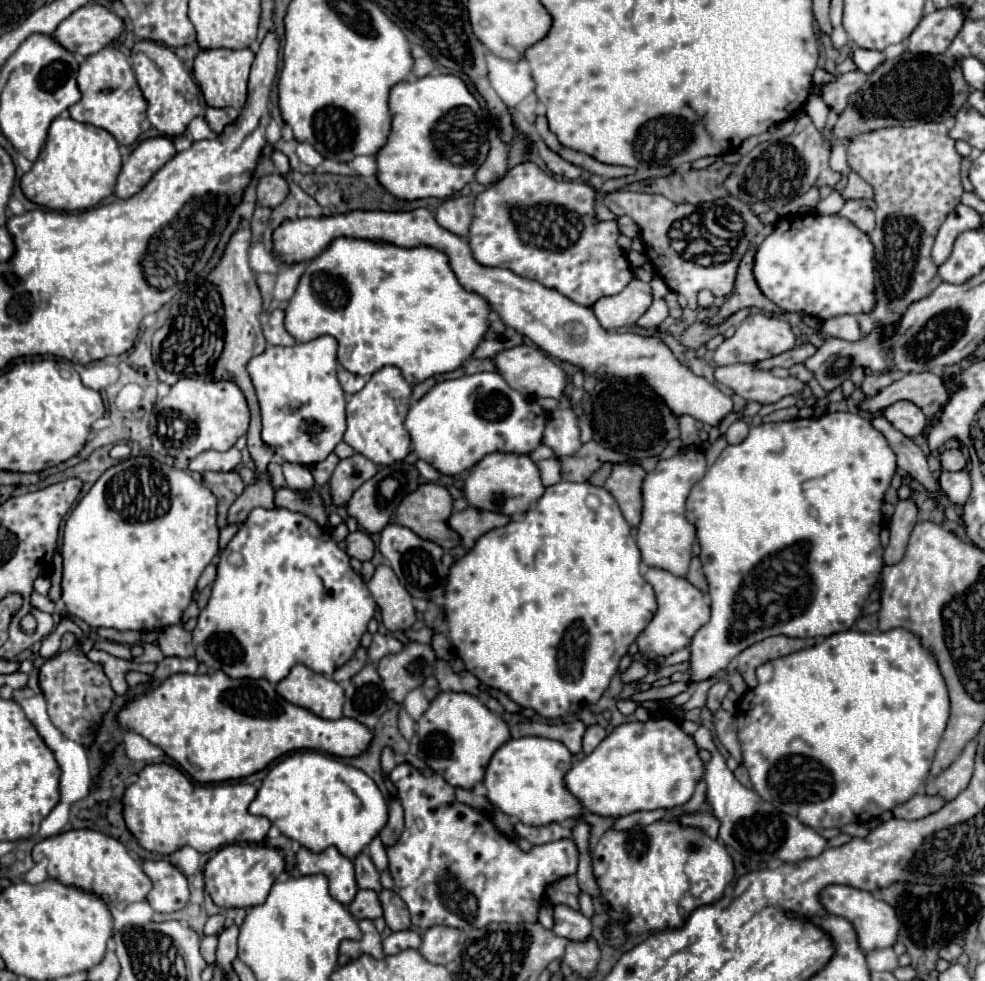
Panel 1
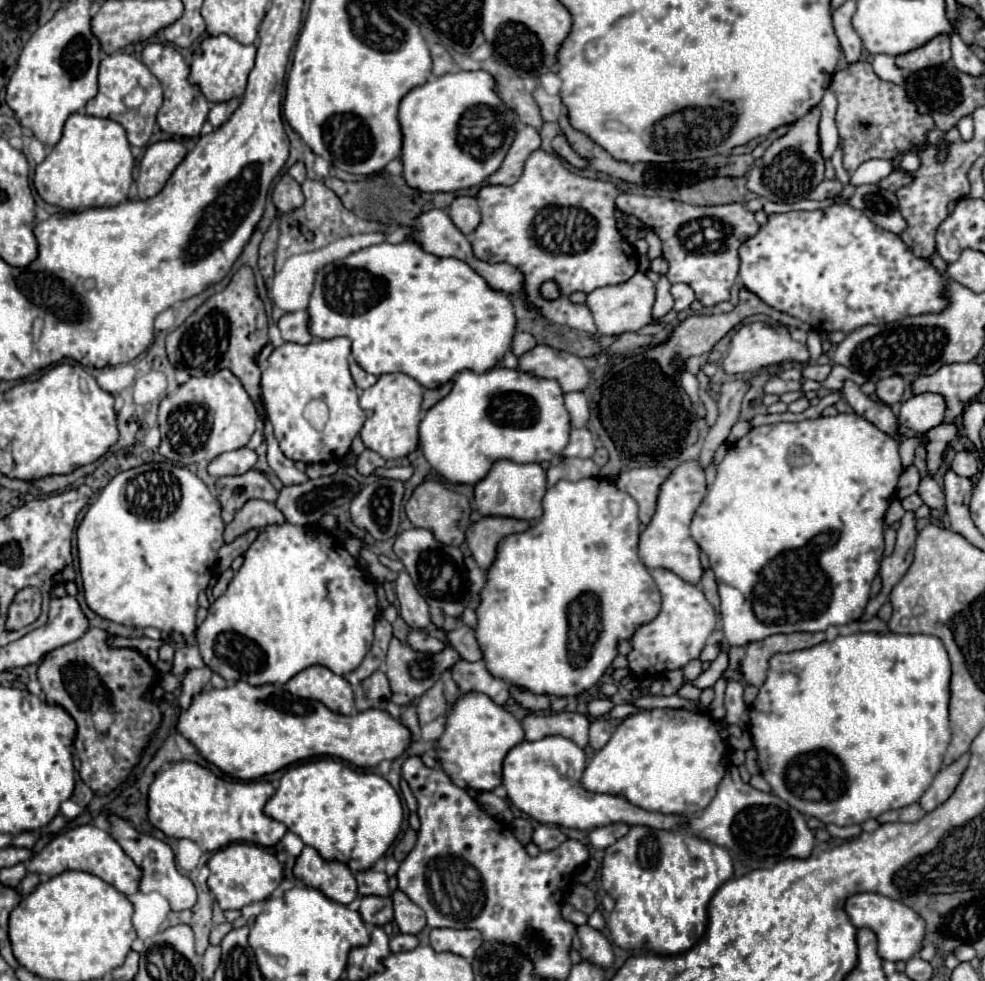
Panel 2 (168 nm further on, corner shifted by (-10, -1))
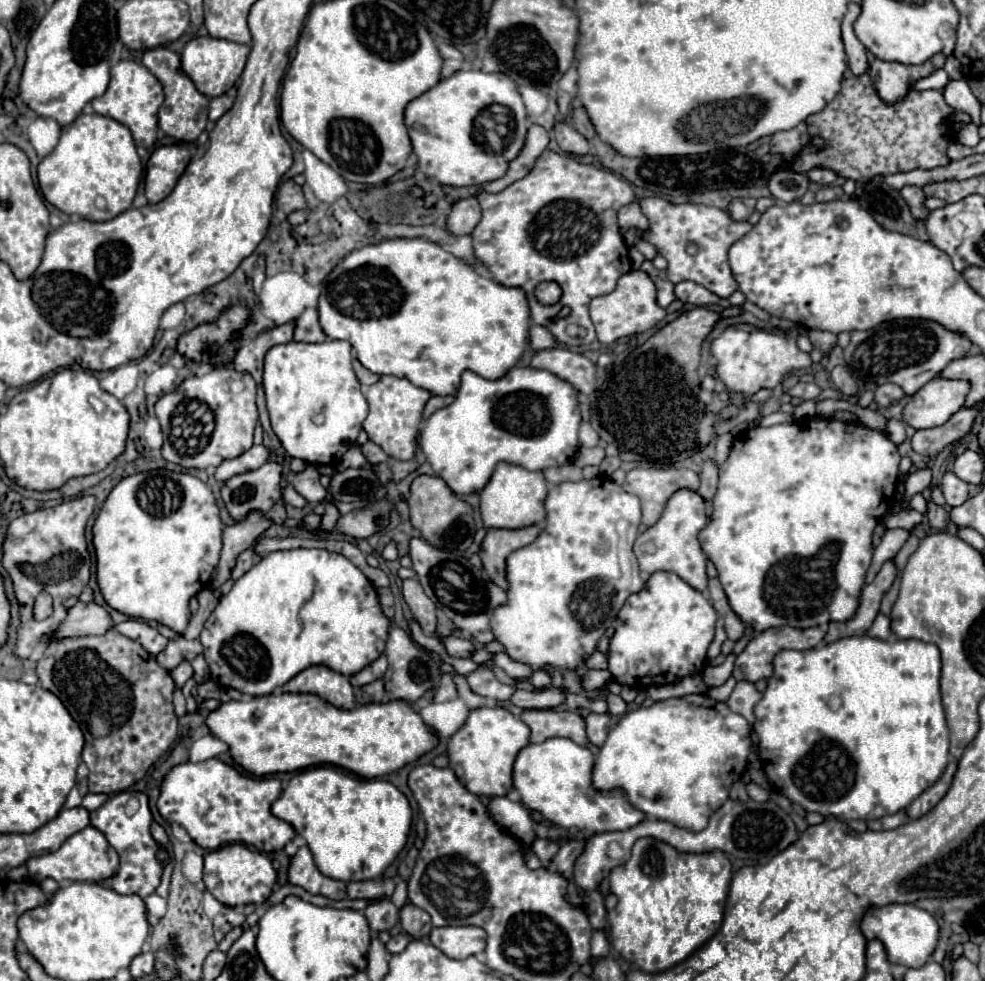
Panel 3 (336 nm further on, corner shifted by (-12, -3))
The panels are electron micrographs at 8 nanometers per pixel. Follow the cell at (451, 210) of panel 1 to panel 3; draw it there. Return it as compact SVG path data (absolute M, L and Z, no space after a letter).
M472 196L472 198L462 198L458 200L448 218L446 218L446 230L452 234L452 236L464 236L464 234L470 234L476 224L480 222L480 204L478 200Z

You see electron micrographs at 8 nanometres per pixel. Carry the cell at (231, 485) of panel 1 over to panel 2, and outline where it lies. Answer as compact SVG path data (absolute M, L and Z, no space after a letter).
M248 470L240 476L220 476L216 480L216 496L222 504L222 518L226 524L232 522L234 514L250 498L262 498L274 502L278 492L258 470Z

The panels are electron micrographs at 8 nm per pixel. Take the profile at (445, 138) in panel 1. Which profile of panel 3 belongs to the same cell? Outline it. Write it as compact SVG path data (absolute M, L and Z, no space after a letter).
M460 70L449 77L441 76L438 86L412 100L406 108L406 126L418 156L418 170L448 186L470 186L498 180L506 174L510 162L520 154L526 142L528 114L522 104L518 86L502 72L486 74L482 70Z

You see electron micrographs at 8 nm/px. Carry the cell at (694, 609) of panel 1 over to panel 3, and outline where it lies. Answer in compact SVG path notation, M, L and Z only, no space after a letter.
M654 572L640 592L628 596L614 620L614 636L610 638L608 648L608 672L618 684L626 684L632 688L668 684L698 674L706 664L706 650L714 640L716 618L716 610L702 592L688 586L674 572Z

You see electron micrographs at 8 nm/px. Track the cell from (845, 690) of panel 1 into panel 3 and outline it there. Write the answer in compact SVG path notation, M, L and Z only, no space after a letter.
M872 636L840 638L832 644L812 650L782 650L774 656L774 678L768 680L768 688L762 700L756 704L754 732L760 740L760 756L764 772L774 788L782 792L788 800L794 800L808 812L820 812L822 816L838 816L844 822L880 818L884 814L894 814L906 808L916 796L920 796L928 786L932 786L944 772L948 764L948 726L944 718L944 708L940 700L940 650L934 644L922 640L878 640Z

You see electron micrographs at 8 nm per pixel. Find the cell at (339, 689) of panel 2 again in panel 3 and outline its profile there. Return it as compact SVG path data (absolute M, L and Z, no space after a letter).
M310 666L302 670L282 686L282 692L310 692L338 708L354 708L352 684L346 676L332 672L328 666Z

